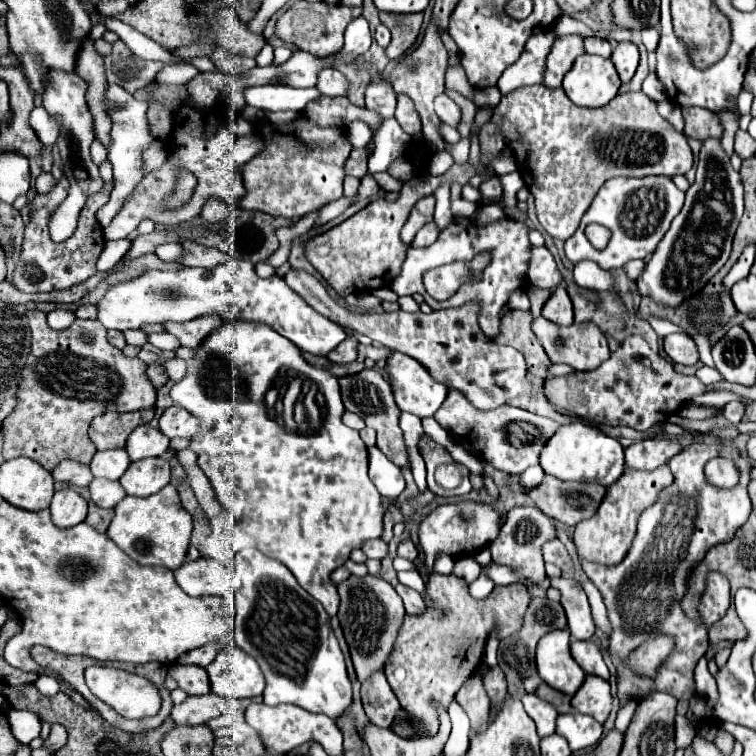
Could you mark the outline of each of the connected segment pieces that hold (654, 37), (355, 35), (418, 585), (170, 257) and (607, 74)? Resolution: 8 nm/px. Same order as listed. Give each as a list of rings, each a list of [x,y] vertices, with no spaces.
[[[643,29],[641,31],[641,41],[647,47],[647,51],[655,51],[657,41],[659,41],[659,31],[657,29]]]
[[[361,15],[357,19],[353,19],[349,25],[347,25],[347,31],[345,31],[345,47],[341,49],[341,53],[337,55],[341,61],[345,63],[351,63],[355,61],[359,55],[363,55],[369,47],[371,47],[371,29],[369,29],[369,21]]]
[[[399,571],[397,577],[399,577],[399,583],[403,583],[403,585],[415,589],[417,593],[423,593],[425,581],[423,581],[423,577],[421,577],[419,571]]]
[[[163,243],[155,249],[155,255],[161,259],[161,261],[167,261],[167,263],[177,263],[183,255],[185,255],[185,249],[183,245],[179,243]]]
[[[579,55],[563,77],[567,97],[579,107],[603,107],[615,99],[619,87],[621,81],[615,65],[599,55]]]

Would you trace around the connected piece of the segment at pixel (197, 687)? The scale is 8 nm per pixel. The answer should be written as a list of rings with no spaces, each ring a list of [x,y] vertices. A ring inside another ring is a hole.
[[[179,665],[175,671],[169,671],[177,685],[187,693],[187,695],[205,695],[211,691],[207,671],[197,665]]]

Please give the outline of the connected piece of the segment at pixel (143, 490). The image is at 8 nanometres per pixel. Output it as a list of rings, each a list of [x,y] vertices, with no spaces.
[[[165,457],[133,461],[119,483],[123,485],[127,495],[149,497],[169,483],[169,463]]]

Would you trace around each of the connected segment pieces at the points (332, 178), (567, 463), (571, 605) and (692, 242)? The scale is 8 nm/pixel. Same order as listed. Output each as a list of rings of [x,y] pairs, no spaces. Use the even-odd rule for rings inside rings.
[[[299,115],[297,119],[281,125],[255,121],[253,133],[263,141],[263,149],[241,169],[247,193],[237,203],[239,209],[293,219],[343,197],[343,163],[351,153],[345,129],[319,127]]]
[[[583,423],[563,425],[543,447],[541,451],[541,467],[545,473],[563,479],[563,481],[583,481],[583,483],[599,483],[603,487],[613,485],[623,469],[623,447],[617,439],[605,435],[597,427],[589,427]]]
[[[549,577],[549,581],[551,587],[557,587],[561,591],[561,605],[567,613],[571,635],[575,639],[591,639],[595,635],[595,621],[581,585],[575,579],[565,577]]]
[[[705,139],[703,147],[699,151],[699,163],[697,163],[697,179],[687,189],[687,199],[681,209],[681,213],[673,219],[671,229],[665,233],[661,243],[657,245],[657,251],[653,253],[651,261],[647,263],[643,275],[637,279],[637,291],[641,297],[649,295],[655,301],[663,305],[679,305],[683,299],[695,295],[699,289],[703,289],[705,281],[709,281],[729,259],[731,253],[731,241],[735,235],[735,229],[739,225],[739,219],[743,215],[743,183],[739,173],[733,171],[729,157],[719,145],[719,139]]]

